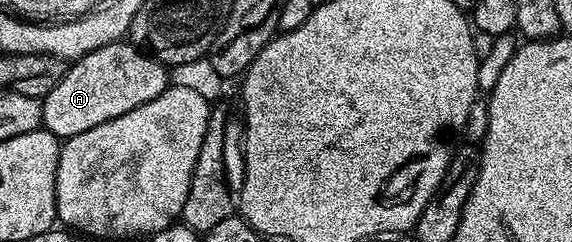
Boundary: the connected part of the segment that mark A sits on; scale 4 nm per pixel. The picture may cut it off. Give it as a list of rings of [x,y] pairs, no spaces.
[[[131,42],[102,46],[75,61],[43,97],[43,127],[57,138],[86,134],[86,130],[94,130],[94,126],[102,126],[102,122],[130,114],[130,110],[161,96],[170,87],[168,72],[155,56],[140,51]]]

